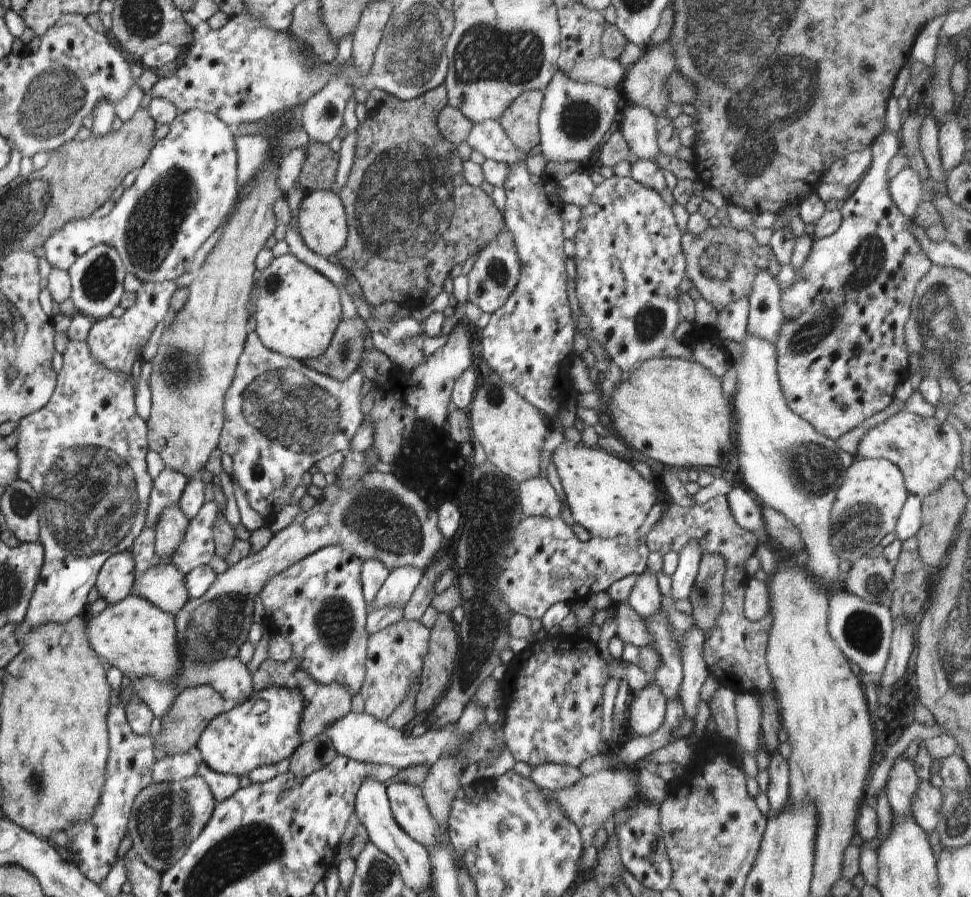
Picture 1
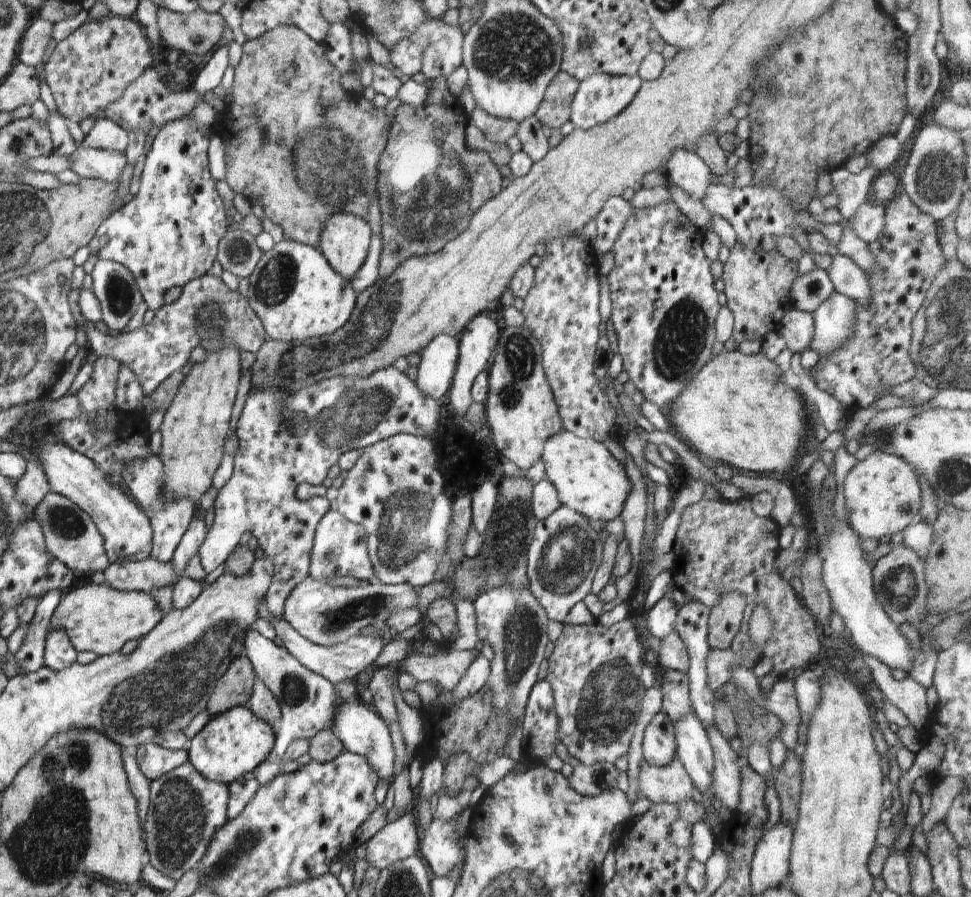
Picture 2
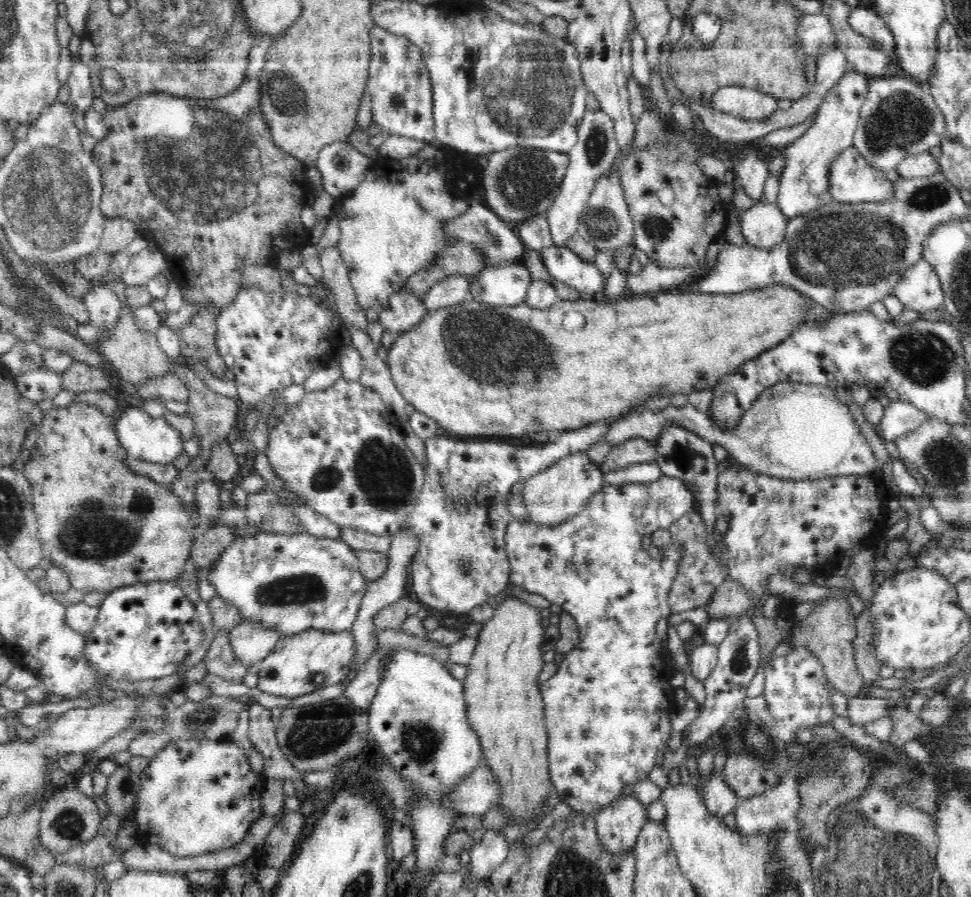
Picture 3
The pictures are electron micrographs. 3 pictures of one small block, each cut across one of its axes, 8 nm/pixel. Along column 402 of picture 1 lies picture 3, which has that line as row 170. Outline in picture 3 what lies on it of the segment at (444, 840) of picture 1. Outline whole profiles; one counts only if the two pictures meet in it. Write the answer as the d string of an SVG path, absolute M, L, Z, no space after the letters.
M848 70L820 104L813 127L808 128L804 136L783 149L786 165L779 177L776 205L788 219L834 201L830 193L829 173L836 156L853 145L854 132L857 130L870 80L867 75Z

